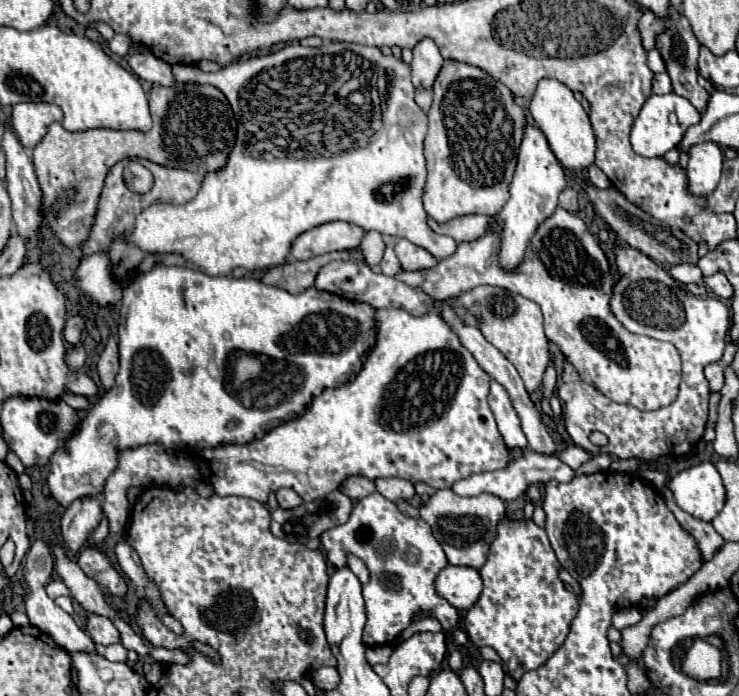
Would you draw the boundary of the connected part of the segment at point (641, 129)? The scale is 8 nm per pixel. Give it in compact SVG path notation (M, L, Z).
M670 92L670 94L664 94L664 96L658 96L658 94L652 94L638 118L634 120L634 126L632 126L632 134L630 134L630 140L632 140L632 148L636 154L644 156L644 158L656 158L656 156L664 156L668 150L676 148L680 144L680 140L684 138L686 130L694 124L700 122L700 112L682 96Z

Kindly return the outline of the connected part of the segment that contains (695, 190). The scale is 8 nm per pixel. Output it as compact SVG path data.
M700 142L690 148L688 156L690 190L696 196L708 196L720 180L722 150L716 142Z

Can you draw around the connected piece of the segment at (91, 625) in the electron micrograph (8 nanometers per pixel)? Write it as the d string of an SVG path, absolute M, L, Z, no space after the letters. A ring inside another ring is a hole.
M90 614L88 620L86 620L86 630L88 634L92 636L92 640L96 644L102 644L102 646L110 646L110 644L118 644L120 642L120 632L116 630L116 626L104 618L104 616L96 616L96 614Z

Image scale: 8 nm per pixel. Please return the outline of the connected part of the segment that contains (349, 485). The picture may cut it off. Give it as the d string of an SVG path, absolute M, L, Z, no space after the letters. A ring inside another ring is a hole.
M348 476L340 484L340 492L346 494L348 498L352 498L352 500L360 500L360 498L372 494L374 490L376 490L374 482L370 478L364 478L364 476Z

